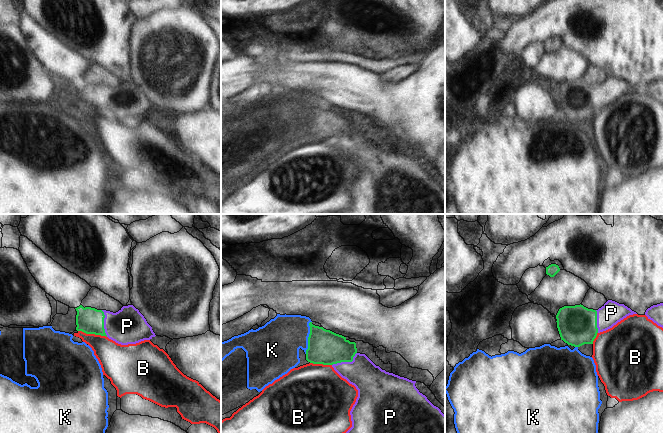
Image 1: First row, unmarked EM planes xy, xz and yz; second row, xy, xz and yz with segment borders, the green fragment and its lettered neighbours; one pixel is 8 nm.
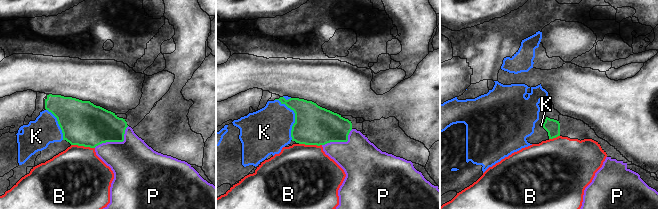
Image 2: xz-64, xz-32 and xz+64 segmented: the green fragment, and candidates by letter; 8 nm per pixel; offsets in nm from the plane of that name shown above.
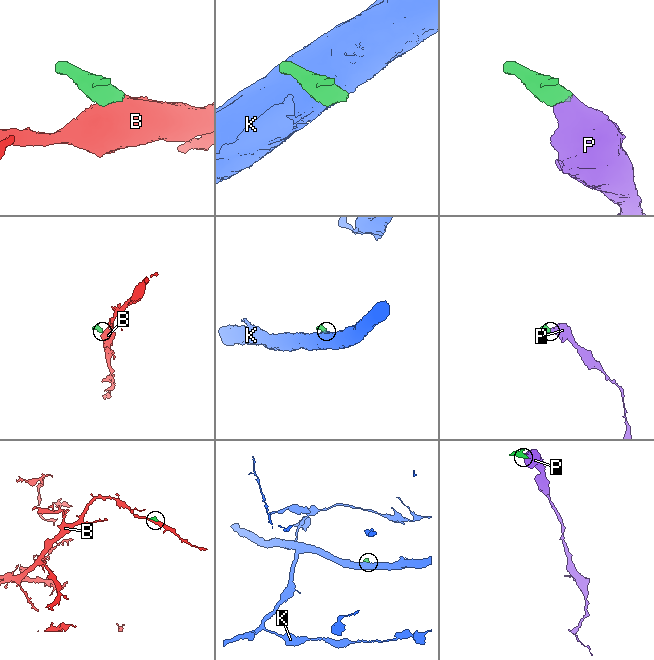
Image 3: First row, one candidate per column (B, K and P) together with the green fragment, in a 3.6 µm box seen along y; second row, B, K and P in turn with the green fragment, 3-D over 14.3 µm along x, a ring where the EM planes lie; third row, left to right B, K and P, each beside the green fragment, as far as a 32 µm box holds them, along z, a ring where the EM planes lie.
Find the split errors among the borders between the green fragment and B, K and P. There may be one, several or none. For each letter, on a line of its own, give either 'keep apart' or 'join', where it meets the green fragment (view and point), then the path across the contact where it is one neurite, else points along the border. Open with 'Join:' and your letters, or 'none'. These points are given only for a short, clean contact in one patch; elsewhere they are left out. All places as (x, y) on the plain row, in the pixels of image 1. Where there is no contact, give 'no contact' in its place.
Join: P
B: keep apart | xy (92, 109) | along xy (78, 106), (106, 113)
K: keep apart | xz (308, 113)
P: join | xz (346, 137) | across xz (325, 123), (334, 125), (346, 137), (370, 156)

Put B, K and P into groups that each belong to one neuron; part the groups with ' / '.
B / K / P

